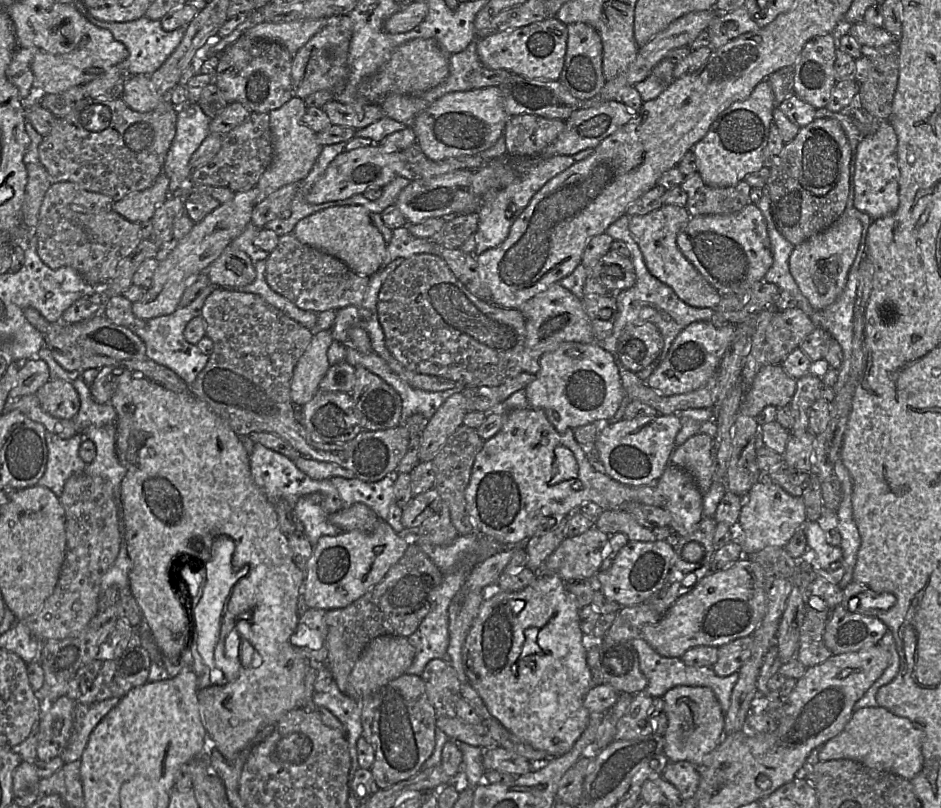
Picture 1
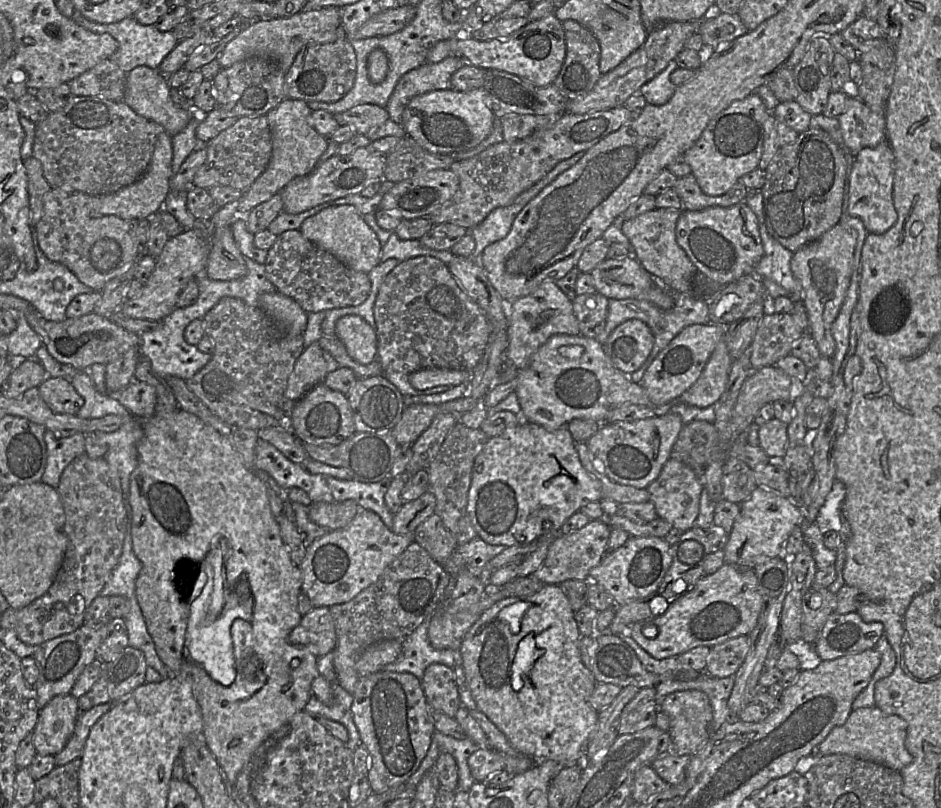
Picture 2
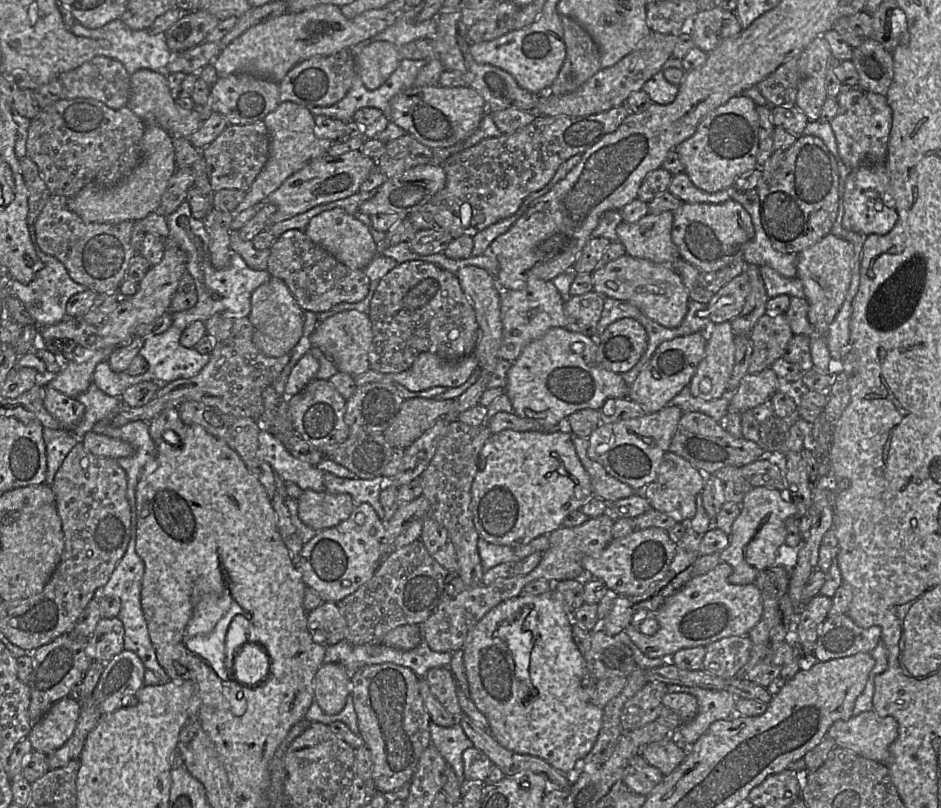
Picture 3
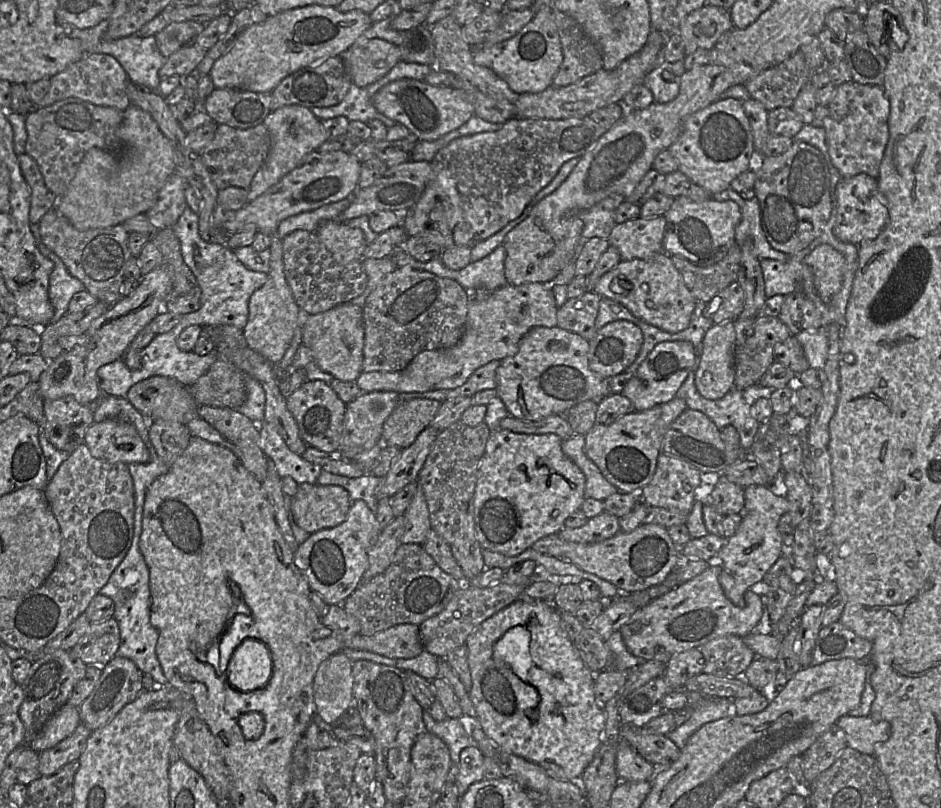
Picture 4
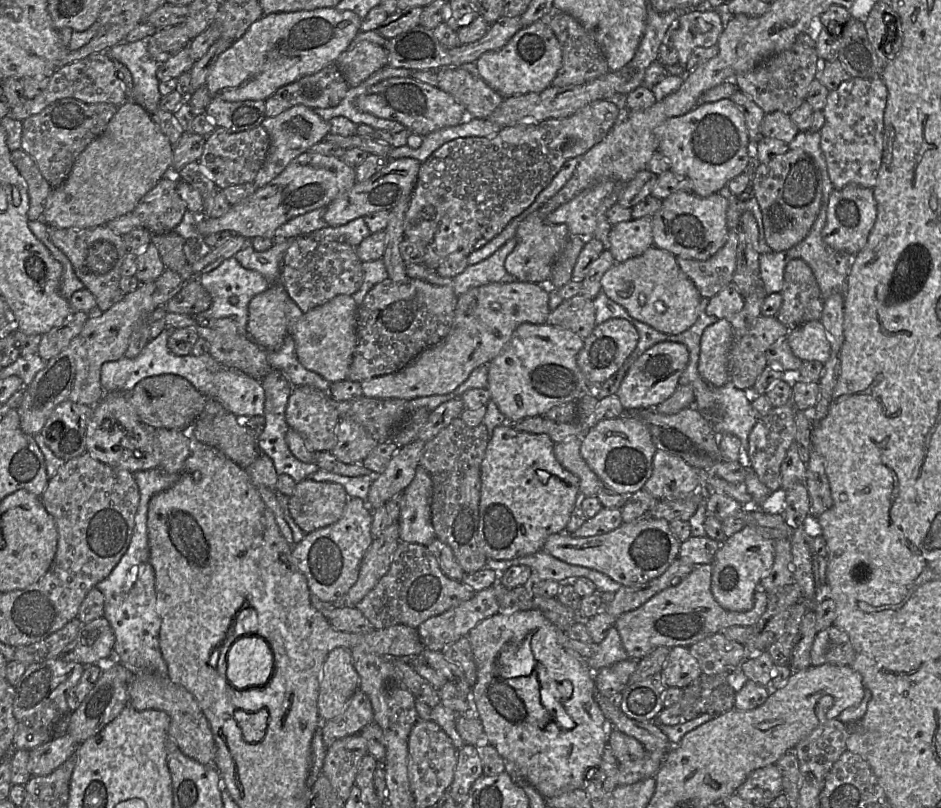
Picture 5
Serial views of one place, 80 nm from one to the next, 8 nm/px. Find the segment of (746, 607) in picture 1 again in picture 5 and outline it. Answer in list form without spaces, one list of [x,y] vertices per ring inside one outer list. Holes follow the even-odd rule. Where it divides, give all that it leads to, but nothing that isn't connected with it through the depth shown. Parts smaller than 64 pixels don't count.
[[[704,564],[694,567],[693,570],[678,584],[671,586],[654,595],[639,608],[624,613],[617,617],[615,628],[617,629],[622,645],[629,659],[636,661],[651,653],[655,648],[664,646],[669,649],[673,647],[689,647],[704,638],[718,633],[722,628],[730,626],[754,626],[765,612],[767,607],[767,593],[758,588],[754,595],[754,606],[746,612],[728,611],[722,608],[713,597],[711,592],[712,564]]]

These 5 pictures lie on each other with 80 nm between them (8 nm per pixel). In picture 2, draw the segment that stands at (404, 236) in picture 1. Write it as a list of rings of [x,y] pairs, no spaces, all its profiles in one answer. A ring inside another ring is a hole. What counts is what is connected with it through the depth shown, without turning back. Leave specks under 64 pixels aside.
[[[391,233],[388,241],[382,246],[380,261],[397,259],[399,262],[418,256],[432,256],[448,265],[455,258],[450,250],[437,251],[422,245],[417,239],[401,240],[396,233]]]

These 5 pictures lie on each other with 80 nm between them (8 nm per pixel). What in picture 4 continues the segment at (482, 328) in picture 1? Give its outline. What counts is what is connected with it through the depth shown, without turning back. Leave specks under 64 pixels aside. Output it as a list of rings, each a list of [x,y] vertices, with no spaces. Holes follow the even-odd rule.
[[[410,265],[386,274],[367,297],[363,309],[363,372],[398,372],[422,351],[450,348],[461,339],[470,292],[457,281]]]

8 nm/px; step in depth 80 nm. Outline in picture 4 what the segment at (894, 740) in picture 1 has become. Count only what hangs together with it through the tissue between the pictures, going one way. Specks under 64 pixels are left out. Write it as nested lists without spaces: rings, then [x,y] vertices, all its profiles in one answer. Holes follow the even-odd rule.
[[[845,715],[835,724],[845,732],[846,746],[867,755],[873,755],[876,745],[885,742],[891,733],[887,721],[876,721],[870,716]]]

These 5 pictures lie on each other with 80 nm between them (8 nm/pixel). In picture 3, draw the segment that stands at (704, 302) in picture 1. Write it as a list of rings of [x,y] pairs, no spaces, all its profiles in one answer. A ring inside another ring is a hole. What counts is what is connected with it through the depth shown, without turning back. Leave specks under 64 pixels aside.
[[[665,211],[658,214],[647,214],[635,223],[622,222],[617,226],[618,242],[623,244],[626,254],[635,258],[649,260],[656,264],[671,266],[681,258],[672,241],[673,212]]]

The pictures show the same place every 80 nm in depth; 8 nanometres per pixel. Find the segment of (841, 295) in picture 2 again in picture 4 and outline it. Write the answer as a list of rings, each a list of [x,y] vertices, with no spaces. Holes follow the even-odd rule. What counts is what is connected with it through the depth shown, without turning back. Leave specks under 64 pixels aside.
[[[821,244],[804,258],[811,268],[818,296],[828,303],[840,291],[845,265],[844,256],[829,244]]]

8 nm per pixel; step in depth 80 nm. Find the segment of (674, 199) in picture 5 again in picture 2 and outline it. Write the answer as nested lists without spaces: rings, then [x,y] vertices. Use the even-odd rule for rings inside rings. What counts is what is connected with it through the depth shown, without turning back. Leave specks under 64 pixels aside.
[[[745,202],[730,207],[712,206],[700,211],[682,210],[676,224],[676,241],[697,270],[721,286],[745,275],[753,275],[757,263],[764,255],[757,217]]]

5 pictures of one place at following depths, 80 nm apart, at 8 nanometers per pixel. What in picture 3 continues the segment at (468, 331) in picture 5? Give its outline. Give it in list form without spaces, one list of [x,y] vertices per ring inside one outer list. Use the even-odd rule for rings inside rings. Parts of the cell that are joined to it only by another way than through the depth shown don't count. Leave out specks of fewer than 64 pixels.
[[[529,279],[520,290],[500,289],[500,296],[503,338],[498,351],[499,359],[513,363],[529,343],[543,336],[549,329],[566,327],[565,302],[552,281]],[[430,352],[421,353],[407,370],[381,373],[372,369],[355,377],[357,387],[374,382],[398,383],[413,392],[436,386],[456,388],[464,384],[478,368],[474,354],[459,360],[444,360]]]

